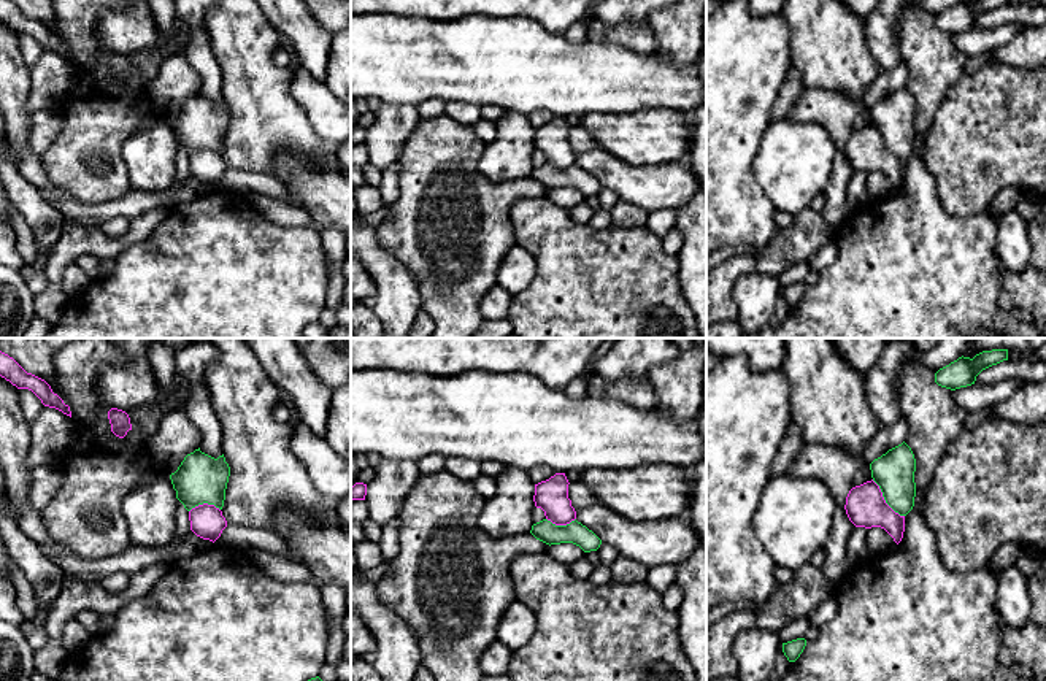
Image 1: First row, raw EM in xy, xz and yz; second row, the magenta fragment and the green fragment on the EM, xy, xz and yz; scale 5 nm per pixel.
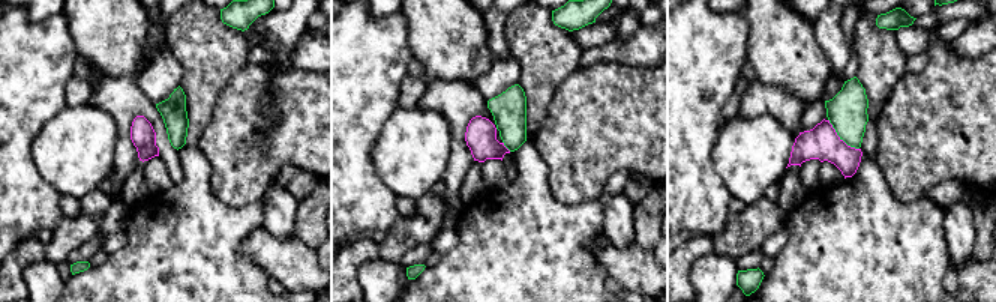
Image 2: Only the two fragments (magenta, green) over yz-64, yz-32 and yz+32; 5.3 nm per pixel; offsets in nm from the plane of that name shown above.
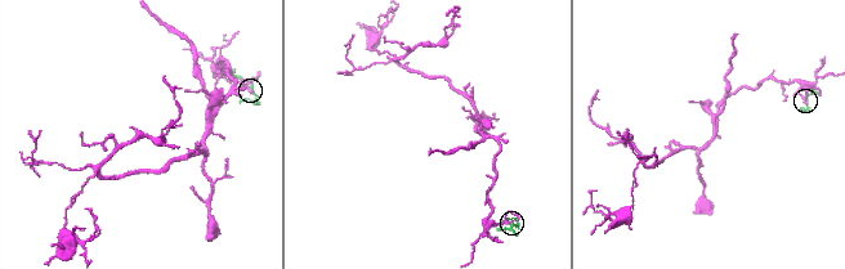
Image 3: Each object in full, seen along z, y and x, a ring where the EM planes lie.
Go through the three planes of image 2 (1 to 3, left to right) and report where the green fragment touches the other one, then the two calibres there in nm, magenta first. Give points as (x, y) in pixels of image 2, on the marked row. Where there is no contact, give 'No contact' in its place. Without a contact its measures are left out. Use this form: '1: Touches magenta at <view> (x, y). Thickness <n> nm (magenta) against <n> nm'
1: No contact
2: Touches magenta at yz-32 (504, 146). Thickness 170 nm (magenta) against 190 nm
3: Touches magenta at yz+32 (839, 137). Thickness 180 nm (magenta) against 220 nm

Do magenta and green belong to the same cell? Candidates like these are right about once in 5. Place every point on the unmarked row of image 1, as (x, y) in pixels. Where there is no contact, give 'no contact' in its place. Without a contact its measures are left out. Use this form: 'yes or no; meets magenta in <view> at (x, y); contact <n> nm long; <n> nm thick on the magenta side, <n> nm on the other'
no; meets magenta in yz at (884, 145); contact 260 nm long; 200 nm thick on the magenta side, 200 nm on the other

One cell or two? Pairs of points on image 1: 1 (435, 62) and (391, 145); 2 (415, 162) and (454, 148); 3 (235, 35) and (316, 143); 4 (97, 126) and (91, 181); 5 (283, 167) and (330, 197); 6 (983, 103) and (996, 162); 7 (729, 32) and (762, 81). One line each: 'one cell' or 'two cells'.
1: two cells
2: one cell
3: one cell
4: one cell
5: one cell
6: one cell
7: one cell

